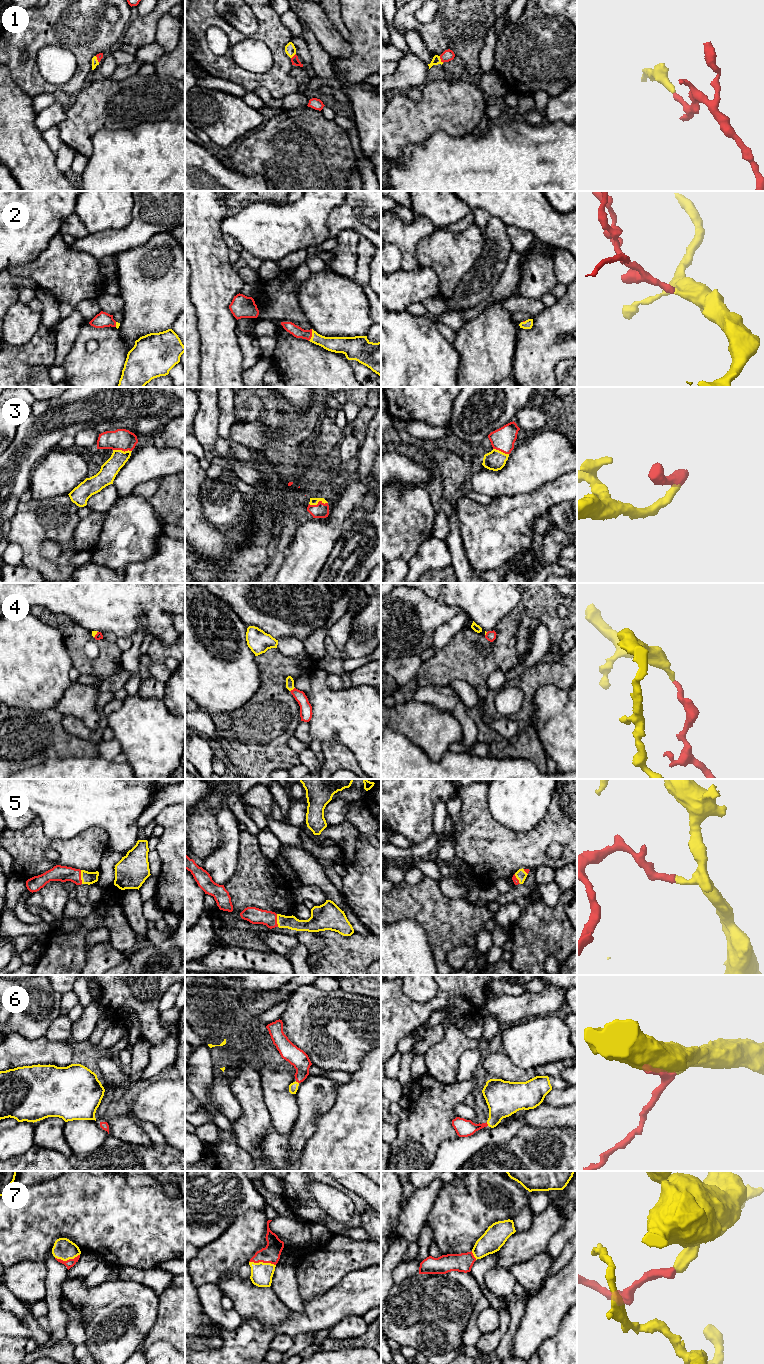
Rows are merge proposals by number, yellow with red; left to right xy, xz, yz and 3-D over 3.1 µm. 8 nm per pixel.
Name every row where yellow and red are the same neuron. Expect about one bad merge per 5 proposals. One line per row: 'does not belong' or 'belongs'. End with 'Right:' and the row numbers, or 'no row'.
1: belongs
2: belongs
3: belongs
4: belongs
5: belongs
6: belongs
7: belongs
Right: 1, 2, 3, 4, 5, 6, 7

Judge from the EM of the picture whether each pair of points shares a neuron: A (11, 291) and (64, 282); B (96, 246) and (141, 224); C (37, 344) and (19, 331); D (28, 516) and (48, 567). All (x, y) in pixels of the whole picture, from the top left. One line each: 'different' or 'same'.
A: different
B: same
C: different
D: same

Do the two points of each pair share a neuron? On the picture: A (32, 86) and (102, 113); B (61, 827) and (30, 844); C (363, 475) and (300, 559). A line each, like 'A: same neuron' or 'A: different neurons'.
A: different neurons
B: different neurons
C: different neurons

